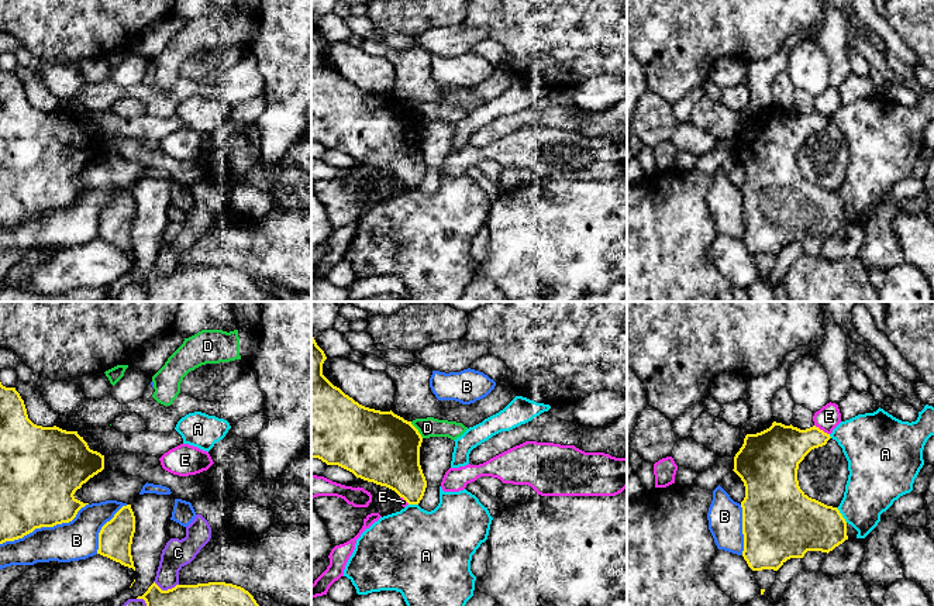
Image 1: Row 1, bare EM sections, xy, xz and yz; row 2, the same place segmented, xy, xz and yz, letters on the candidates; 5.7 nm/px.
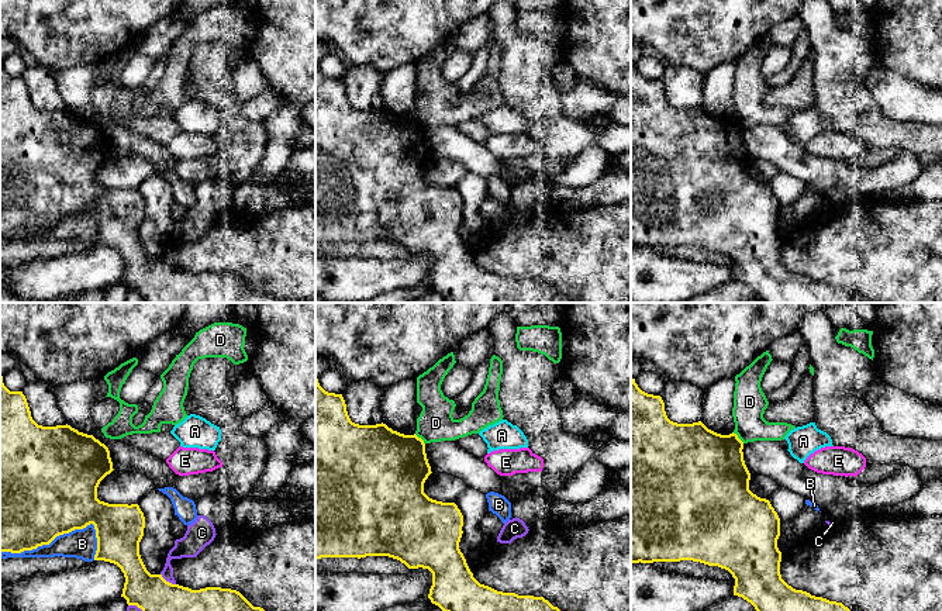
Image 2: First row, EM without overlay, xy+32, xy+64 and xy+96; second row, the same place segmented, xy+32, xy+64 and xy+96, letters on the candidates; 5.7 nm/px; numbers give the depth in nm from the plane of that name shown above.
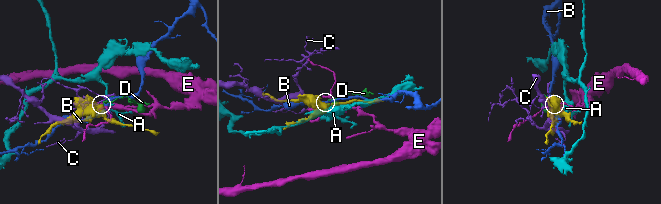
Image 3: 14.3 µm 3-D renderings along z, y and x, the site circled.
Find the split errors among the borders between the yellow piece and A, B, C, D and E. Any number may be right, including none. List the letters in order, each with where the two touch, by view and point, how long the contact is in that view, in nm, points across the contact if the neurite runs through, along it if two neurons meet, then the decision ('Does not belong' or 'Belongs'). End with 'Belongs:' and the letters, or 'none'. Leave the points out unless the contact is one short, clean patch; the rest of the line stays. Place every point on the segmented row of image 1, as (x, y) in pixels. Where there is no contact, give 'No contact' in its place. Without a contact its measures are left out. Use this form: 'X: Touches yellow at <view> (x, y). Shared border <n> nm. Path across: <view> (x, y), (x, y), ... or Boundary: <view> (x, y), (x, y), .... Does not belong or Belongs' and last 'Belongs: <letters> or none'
A: Touches yellow at yz (841, 515). Shared border 110 nm. Does not belong
B: Touches yellow at xy (44, 526). Shared border 550 nm. Does not belong
C: Touches yellow at xy (168, 589). Shared border 150 nm. Does not belong
D: Touches yellow at xz (417, 430). Shared border 120 nm. Boundary: xz (410, 422), (423, 437). Does not belong
E: Touches yellow at yz (822, 430). Shared border 110 nm. Boundary: yz (814, 424), (829, 434). Does not belong
Belongs: none

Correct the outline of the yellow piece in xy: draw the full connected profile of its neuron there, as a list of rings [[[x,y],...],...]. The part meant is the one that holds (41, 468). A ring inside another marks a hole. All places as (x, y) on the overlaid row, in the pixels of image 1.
[[[0,382],[0,544],[23,538],[35,528],[72,521],[89,505],[77,500],[75,492],[103,469],[104,455],[90,450],[77,431],[34,424],[15,388],[6,388]]]

